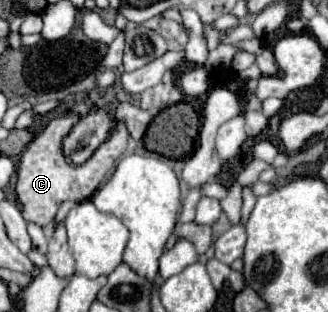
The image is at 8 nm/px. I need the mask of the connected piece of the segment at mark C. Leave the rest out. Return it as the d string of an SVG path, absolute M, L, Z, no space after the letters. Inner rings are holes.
M70 111L68 115L54 117L48 127L22 151L20 165L18 165L18 183L16 183L16 195L22 205L22 215L26 221L32 221L40 227L54 223L54 217L58 213L58 207L62 201L86 201L94 195L106 173L114 167L114 163L120 159L120 155L126 151L128 133L122 123L116 125L116 129L110 133L108 141L100 145L94 155L82 163L72 165L62 155L62 139L70 133L74 123L78 121L78 113Z

